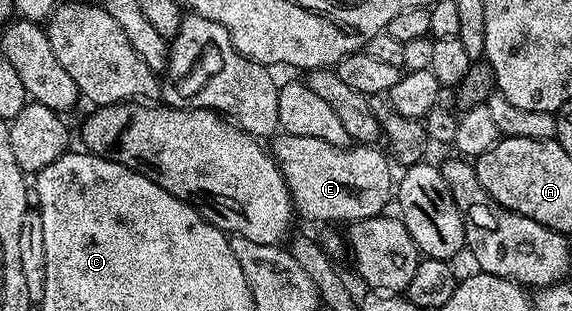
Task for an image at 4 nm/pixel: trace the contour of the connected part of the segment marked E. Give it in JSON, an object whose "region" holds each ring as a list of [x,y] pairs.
{"region":[[[289,133],[277,136],[272,143],[270,152],[282,171],[295,212],[299,216],[301,213],[308,221],[351,223],[370,219],[381,216],[387,210],[384,208],[387,207],[388,200],[391,197],[393,200],[393,166],[383,152],[379,153],[379,148],[359,143],[345,147],[326,143],[326,139]]]}

